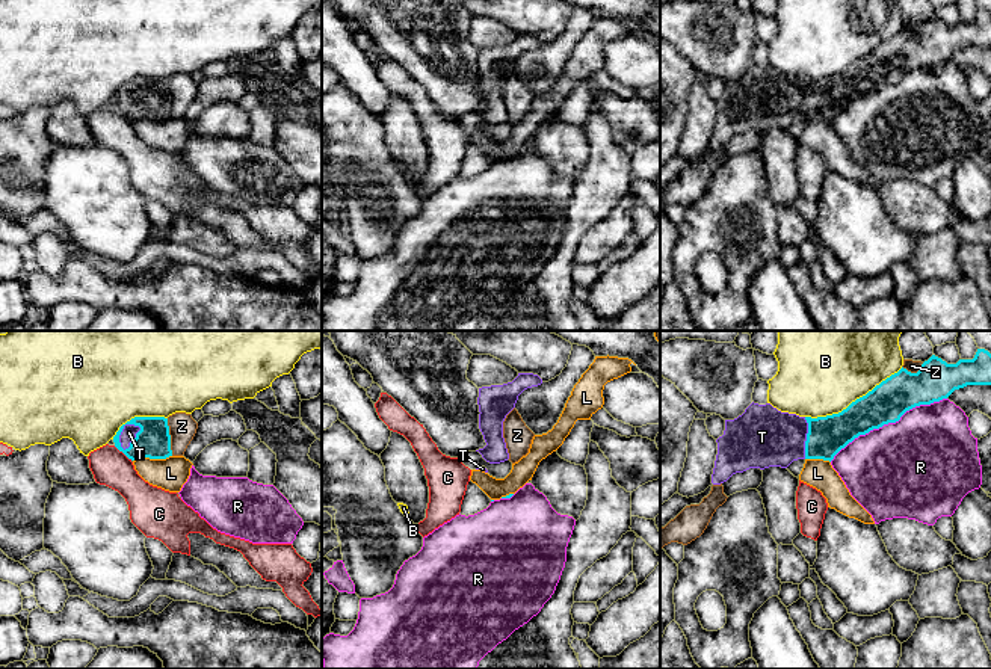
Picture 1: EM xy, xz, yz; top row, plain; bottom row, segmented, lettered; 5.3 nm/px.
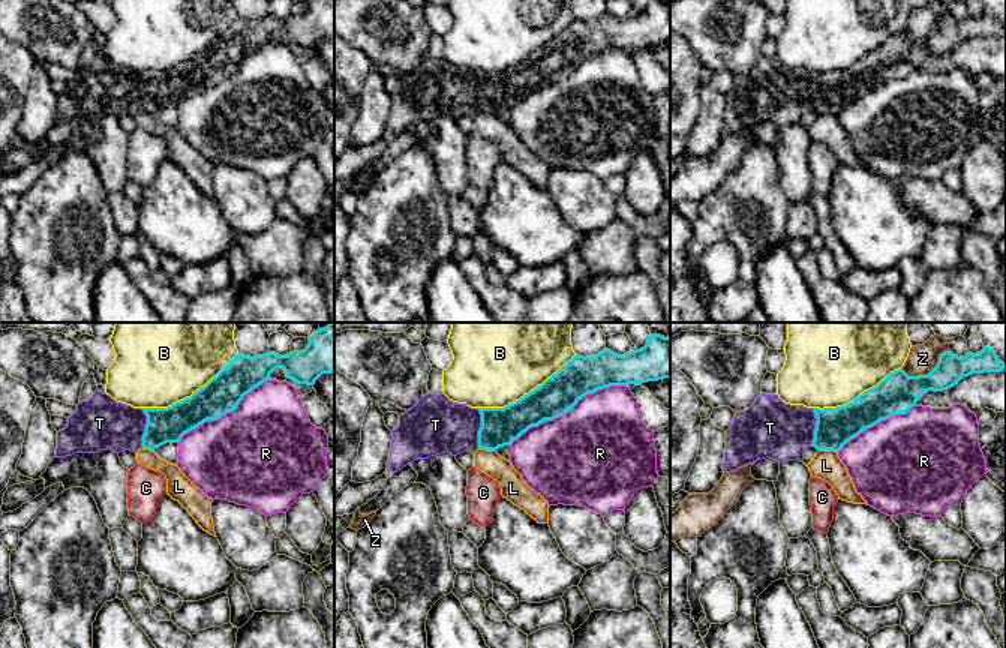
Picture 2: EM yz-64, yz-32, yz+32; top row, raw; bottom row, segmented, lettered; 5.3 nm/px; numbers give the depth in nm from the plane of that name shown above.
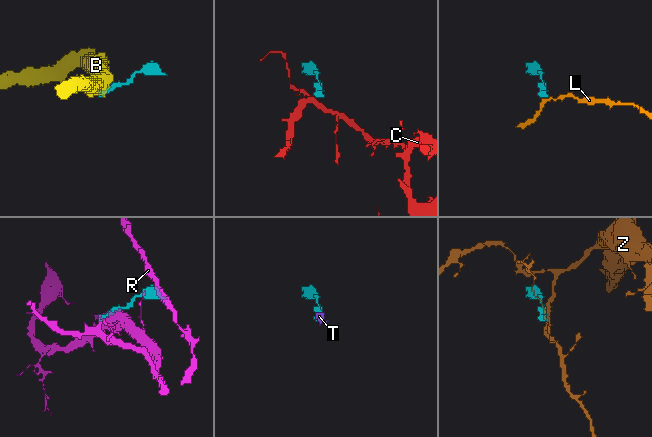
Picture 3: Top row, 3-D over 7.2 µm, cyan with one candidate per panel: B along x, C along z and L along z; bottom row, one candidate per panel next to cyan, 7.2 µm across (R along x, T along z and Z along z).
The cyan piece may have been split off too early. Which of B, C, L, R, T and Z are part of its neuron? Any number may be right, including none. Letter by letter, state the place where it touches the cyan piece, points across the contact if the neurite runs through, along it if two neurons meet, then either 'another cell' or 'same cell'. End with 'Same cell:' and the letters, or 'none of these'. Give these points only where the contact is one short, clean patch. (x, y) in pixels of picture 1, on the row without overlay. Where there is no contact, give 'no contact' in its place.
B: meets cyan in yz at (855, 62); another cell
C: meets cyan in xy at (123, 114); border along xy (114, 107), (132, 121); another cell
L: meets cyan in xy at (151, 120); border along xy (171, 117), (165, 120), (136, 120), (133, 123); another cell
R: meets cyan in yz at (887, 85); another cell
T: meets cyan in xy at (135, 100); runs through xy (153, 101), (135, 100), (129, 94); same cell
Z: meets cyan in xy at (169, 98); another cell
Same cell: T

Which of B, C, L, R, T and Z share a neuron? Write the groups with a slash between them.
B / C / L / R / T / Z

